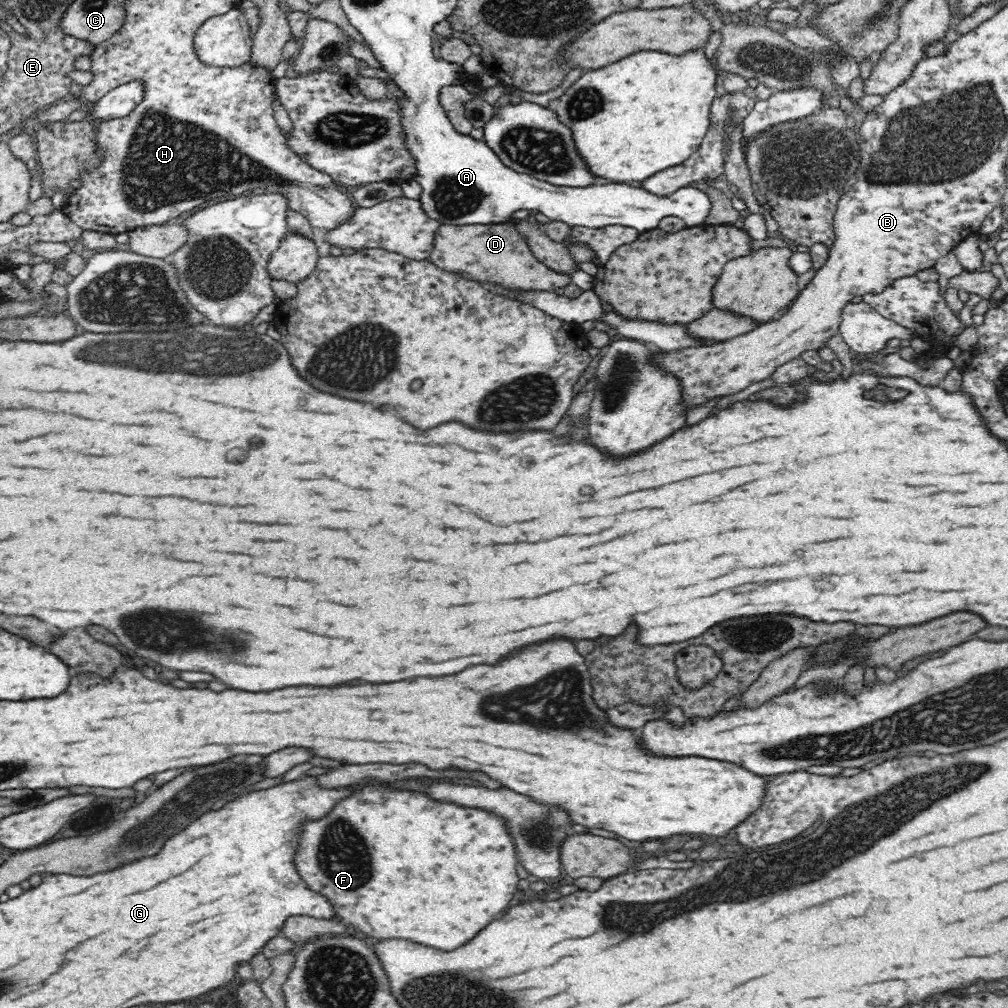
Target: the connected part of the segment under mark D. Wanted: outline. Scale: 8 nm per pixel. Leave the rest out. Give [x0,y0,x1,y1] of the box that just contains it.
[428,223,571,292]

